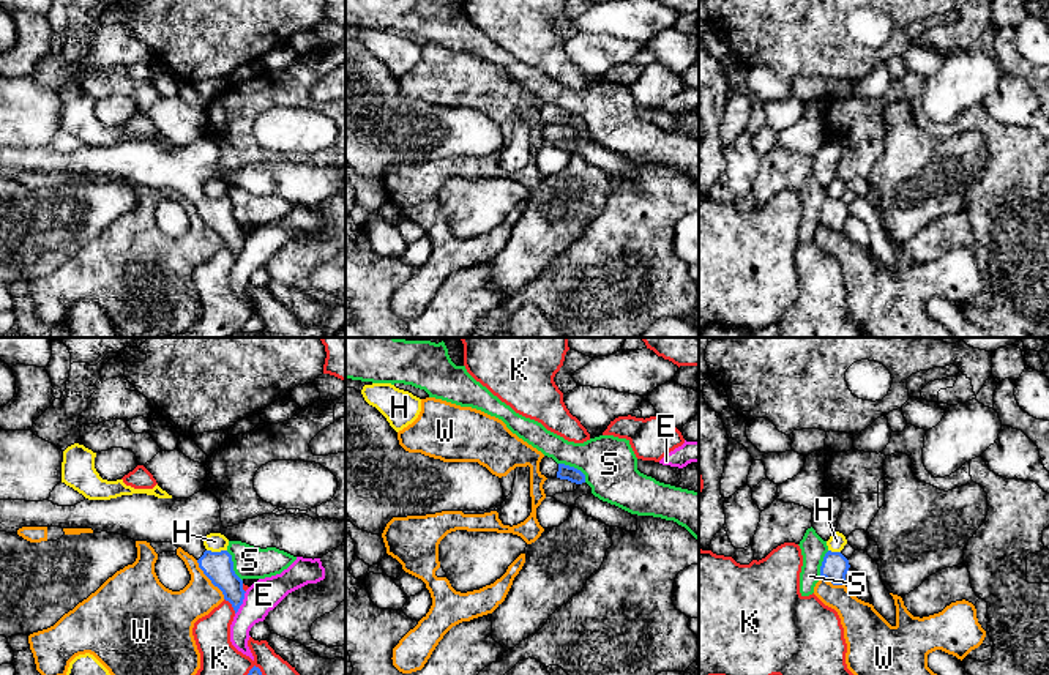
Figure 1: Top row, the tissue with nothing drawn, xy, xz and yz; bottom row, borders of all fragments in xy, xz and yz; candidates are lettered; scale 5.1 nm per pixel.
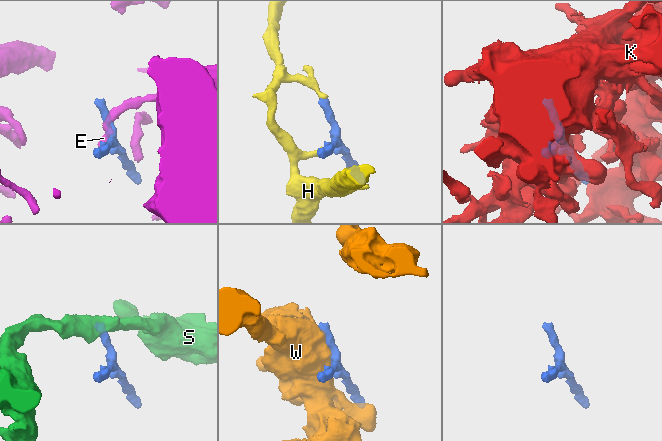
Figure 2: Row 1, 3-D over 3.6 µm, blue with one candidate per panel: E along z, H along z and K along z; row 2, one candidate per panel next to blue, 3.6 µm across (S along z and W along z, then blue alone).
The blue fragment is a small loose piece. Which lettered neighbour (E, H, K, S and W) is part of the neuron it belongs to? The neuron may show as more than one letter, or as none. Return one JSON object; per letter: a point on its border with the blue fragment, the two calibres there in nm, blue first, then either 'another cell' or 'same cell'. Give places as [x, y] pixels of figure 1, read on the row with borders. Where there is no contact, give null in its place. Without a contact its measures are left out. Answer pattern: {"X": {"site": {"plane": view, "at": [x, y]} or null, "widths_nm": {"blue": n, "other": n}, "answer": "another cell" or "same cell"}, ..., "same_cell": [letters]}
{"E": {"site": {"plane": "xy", "at": [242, 603]}, "widths_nm": {"blue": 160, "other": 160}, "answer": "another cell"}, "H": {"site": {"plane": "xy", "at": [216, 552]}, "widths_nm": {"blue": 160, "other": 100}, "answer": "another cell"}, "K": {"site": {"plane": "xy", "at": [232, 606]}, "widths_nm": {"blue": 160, "other": 190}, "answer": "another cell"}, "S": {"site": {"plane": "xz", "at": [573, 467]}, "widths_nm": {"blue": 80, "other": 280}, "answer": "another cell"}, "W": {"site": {"plane": "xy", "at": [209, 578]}, "widths_nm": {"blue": 160, "other": 220}, "answer": "another cell"}, "same_cell": []}

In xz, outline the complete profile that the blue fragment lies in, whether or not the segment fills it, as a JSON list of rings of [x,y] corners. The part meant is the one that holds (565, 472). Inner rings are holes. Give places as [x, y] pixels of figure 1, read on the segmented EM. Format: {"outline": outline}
{"outline": [[[544,456],[539,462],[539,472],[546,478],[560,478],[560,479],[568,479],[576,484],[585,483],[585,475],[569,465],[565,464],[557,464],[552,457]]]}

